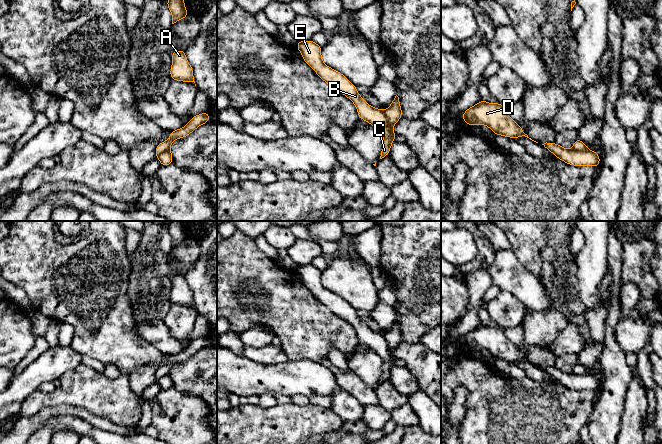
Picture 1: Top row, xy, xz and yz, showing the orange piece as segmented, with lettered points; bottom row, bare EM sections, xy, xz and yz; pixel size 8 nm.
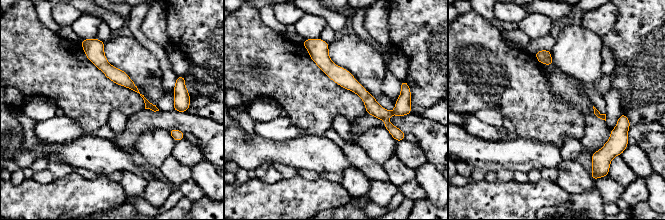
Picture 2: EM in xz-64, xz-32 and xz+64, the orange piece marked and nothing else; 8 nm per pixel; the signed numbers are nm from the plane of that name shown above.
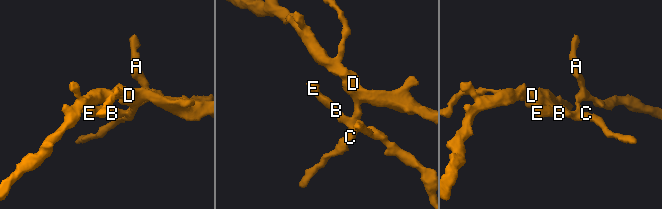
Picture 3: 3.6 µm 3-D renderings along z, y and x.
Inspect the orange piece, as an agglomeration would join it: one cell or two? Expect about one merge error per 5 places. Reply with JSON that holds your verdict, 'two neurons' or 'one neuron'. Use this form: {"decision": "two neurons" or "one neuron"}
{"decision": "two neurons"}

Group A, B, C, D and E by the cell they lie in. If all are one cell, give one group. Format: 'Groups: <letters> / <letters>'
Groups: A B E / C D

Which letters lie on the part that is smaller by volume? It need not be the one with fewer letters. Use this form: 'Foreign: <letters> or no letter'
Foreign: A, B, E

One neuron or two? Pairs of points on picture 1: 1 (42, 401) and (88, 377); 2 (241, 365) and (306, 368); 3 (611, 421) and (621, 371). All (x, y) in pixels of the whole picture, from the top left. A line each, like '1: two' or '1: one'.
1: one
2: one
3: one

